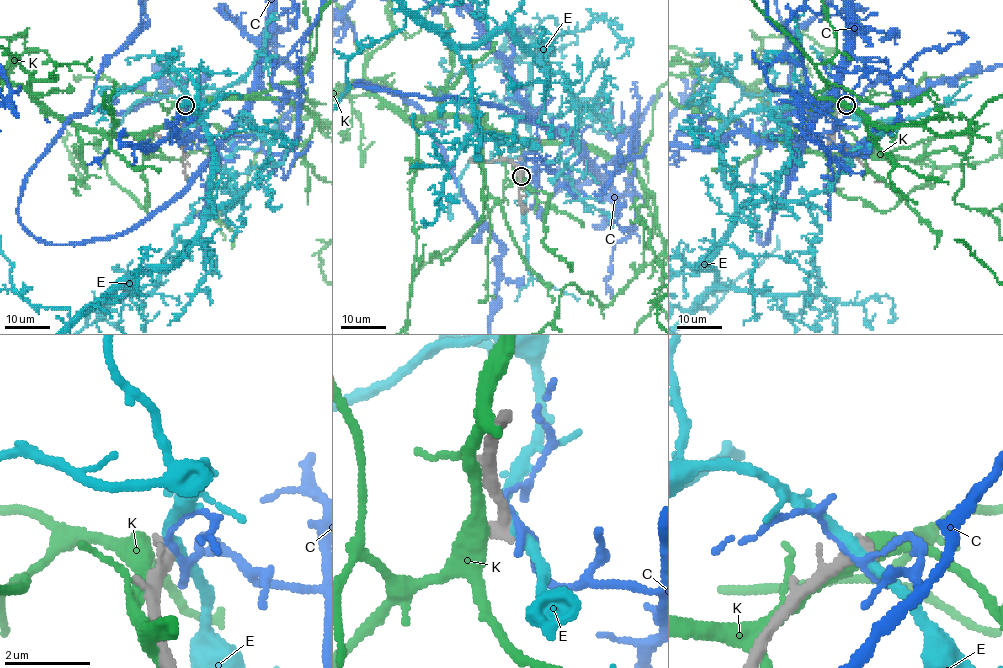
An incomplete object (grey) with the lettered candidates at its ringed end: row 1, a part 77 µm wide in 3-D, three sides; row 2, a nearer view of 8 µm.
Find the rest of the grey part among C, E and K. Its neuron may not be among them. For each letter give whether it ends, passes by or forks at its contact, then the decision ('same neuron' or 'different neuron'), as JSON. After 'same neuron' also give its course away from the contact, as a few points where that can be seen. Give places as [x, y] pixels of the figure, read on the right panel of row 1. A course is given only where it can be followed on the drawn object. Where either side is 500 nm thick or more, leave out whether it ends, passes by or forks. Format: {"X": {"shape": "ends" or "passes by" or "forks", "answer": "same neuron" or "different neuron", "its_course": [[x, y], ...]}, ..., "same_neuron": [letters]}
{"C": {"shape": "passes by", "answer": "different neuron"}, "E": {"shape": "passes by", "answer": "different neuron"}, "K": {"shape": "forks", "answer": "different neuron"}, "same_neuron": []}

